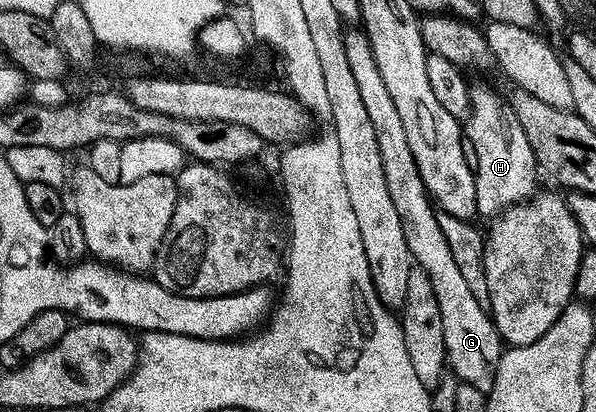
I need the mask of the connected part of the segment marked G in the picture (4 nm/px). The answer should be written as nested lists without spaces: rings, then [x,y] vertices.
[[[359,28],[348,29],[344,33],[343,44],[349,69],[361,91],[361,100],[369,111],[369,120],[373,120],[373,132],[377,132],[381,165],[385,168],[389,196],[397,208],[397,217],[401,220],[401,232],[405,232],[405,244],[409,244],[414,263],[429,276],[433,293],[437,295],[437,305],[441,308],[441,324],[445,327],[445,348],[450,373],[459,382],[473,384],[473,388],[484,392],[489,391],[495,383],[497,364],[503,355],[505,343],[499,336],[488,307],[477,304],[477,296],[473,296],[469,283],[463,279],[461,268],[457,268],[457,263],[449,252],[445,232],[441,232],[439,214],[419,175],[417,160],[413,160],[413,152],[409,152],[405,127],[401,125],[401,116],[389,91],[385,89],[385,80],[381,80],[381,72],[377,72],[377,60],[373,60],[373,48],[367,35]]]

